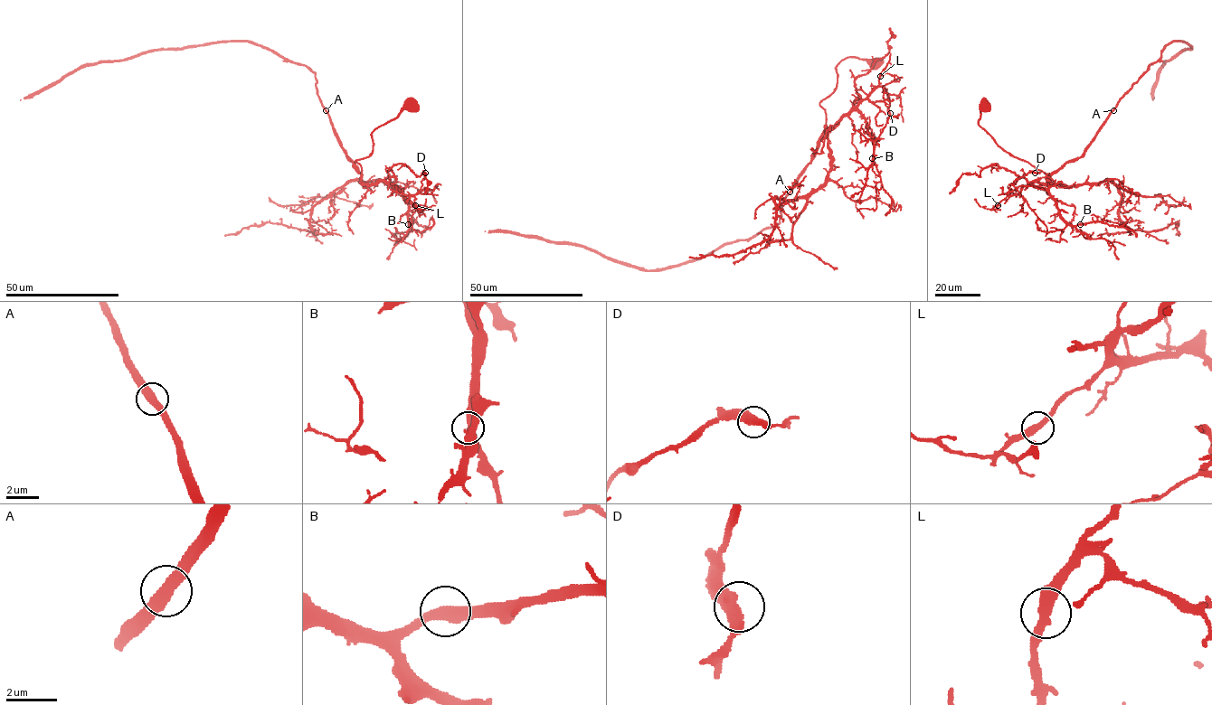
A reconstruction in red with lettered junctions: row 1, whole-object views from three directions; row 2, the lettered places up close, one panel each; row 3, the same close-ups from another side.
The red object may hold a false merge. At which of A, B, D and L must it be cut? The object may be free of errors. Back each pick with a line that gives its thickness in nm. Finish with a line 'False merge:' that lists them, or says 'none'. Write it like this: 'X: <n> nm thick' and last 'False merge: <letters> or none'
False merge: none

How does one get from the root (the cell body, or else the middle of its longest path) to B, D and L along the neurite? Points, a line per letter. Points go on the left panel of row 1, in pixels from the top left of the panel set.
B: (411, 107), (379, 126), (372, 134), (372, 153), (355, 161), (364, 183), (383, 181), (401, 189), (408, 224)
D: (411, 107), (379, 126), (373, 152), (355, 161), (364, 183), (383, 181), (408, 195), (425, 173)
L: (411, 107), (379, 126), (372, 134), (373, 152), (355, 161), (363, 183), (385, 182), (412, 195), (415, 205)

